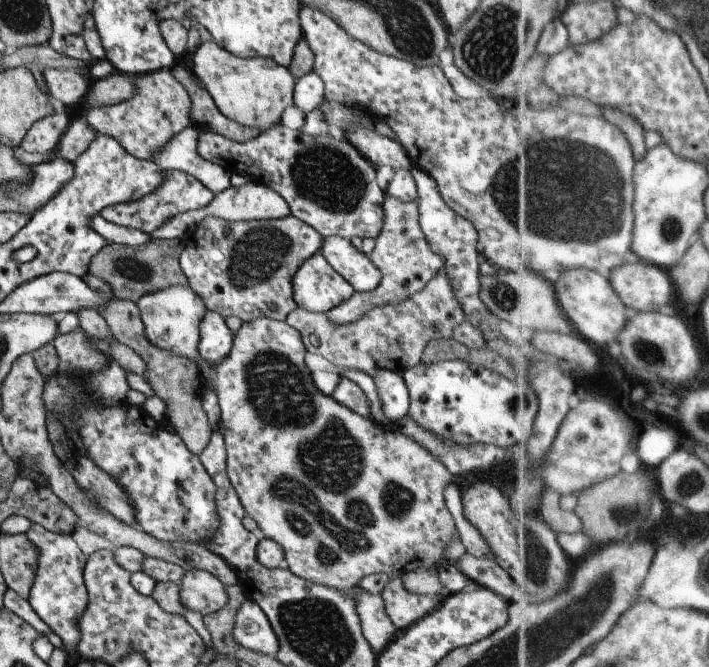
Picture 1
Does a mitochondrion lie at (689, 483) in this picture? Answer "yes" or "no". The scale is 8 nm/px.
yes

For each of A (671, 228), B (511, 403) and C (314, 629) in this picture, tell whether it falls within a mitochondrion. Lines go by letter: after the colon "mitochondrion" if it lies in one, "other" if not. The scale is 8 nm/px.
A: mitochondrion
B: mitochondrion
C: mitochondrion

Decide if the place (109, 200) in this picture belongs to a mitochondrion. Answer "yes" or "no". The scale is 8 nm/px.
no

